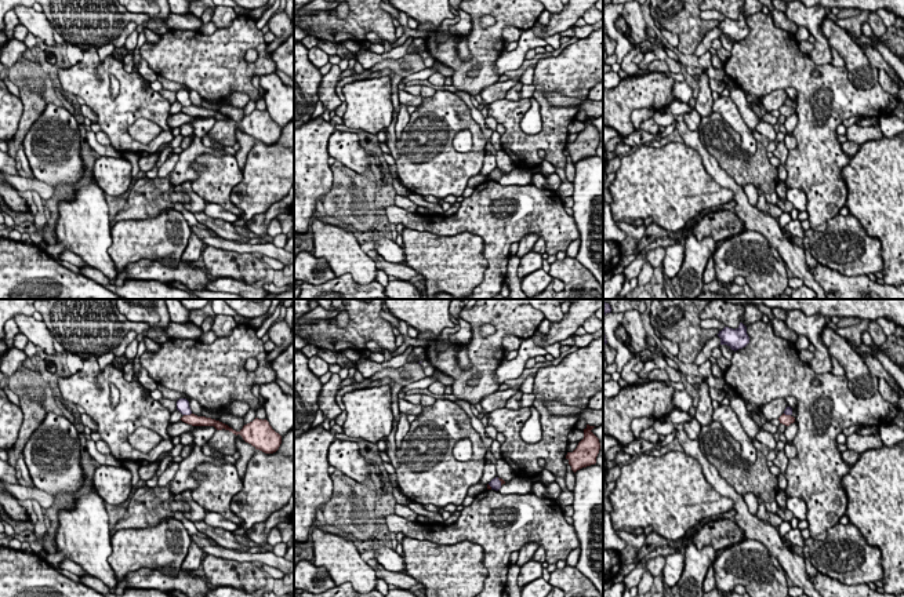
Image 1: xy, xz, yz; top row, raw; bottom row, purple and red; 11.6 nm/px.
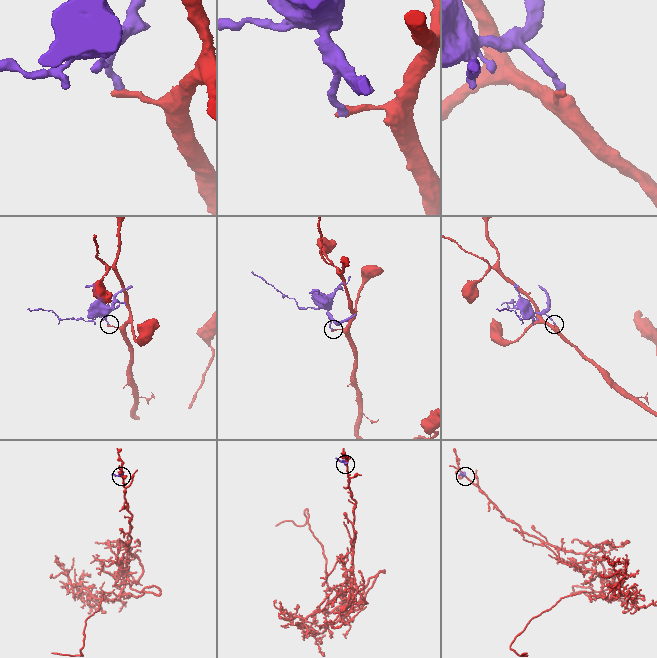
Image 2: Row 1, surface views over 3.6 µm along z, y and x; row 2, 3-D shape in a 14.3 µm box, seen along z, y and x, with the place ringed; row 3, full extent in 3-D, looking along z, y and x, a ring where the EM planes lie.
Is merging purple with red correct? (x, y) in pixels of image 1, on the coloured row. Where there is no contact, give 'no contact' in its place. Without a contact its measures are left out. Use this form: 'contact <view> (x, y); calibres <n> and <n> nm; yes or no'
contact xy (187, 414); calibres 160 and 130 nm; no

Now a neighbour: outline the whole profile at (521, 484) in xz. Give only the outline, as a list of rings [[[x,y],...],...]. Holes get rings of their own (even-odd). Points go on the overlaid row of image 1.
[[[516,476],[509,483],[505,483],[498,489],[500,494],[529,494],[531,492],[533,483],[527,478],[527,476]]]

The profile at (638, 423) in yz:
[[[650,416],[633,418],[631,423],[633,437],[640,438],[642,430],[650,427],[654,423],[654,421],[656,419]]]

